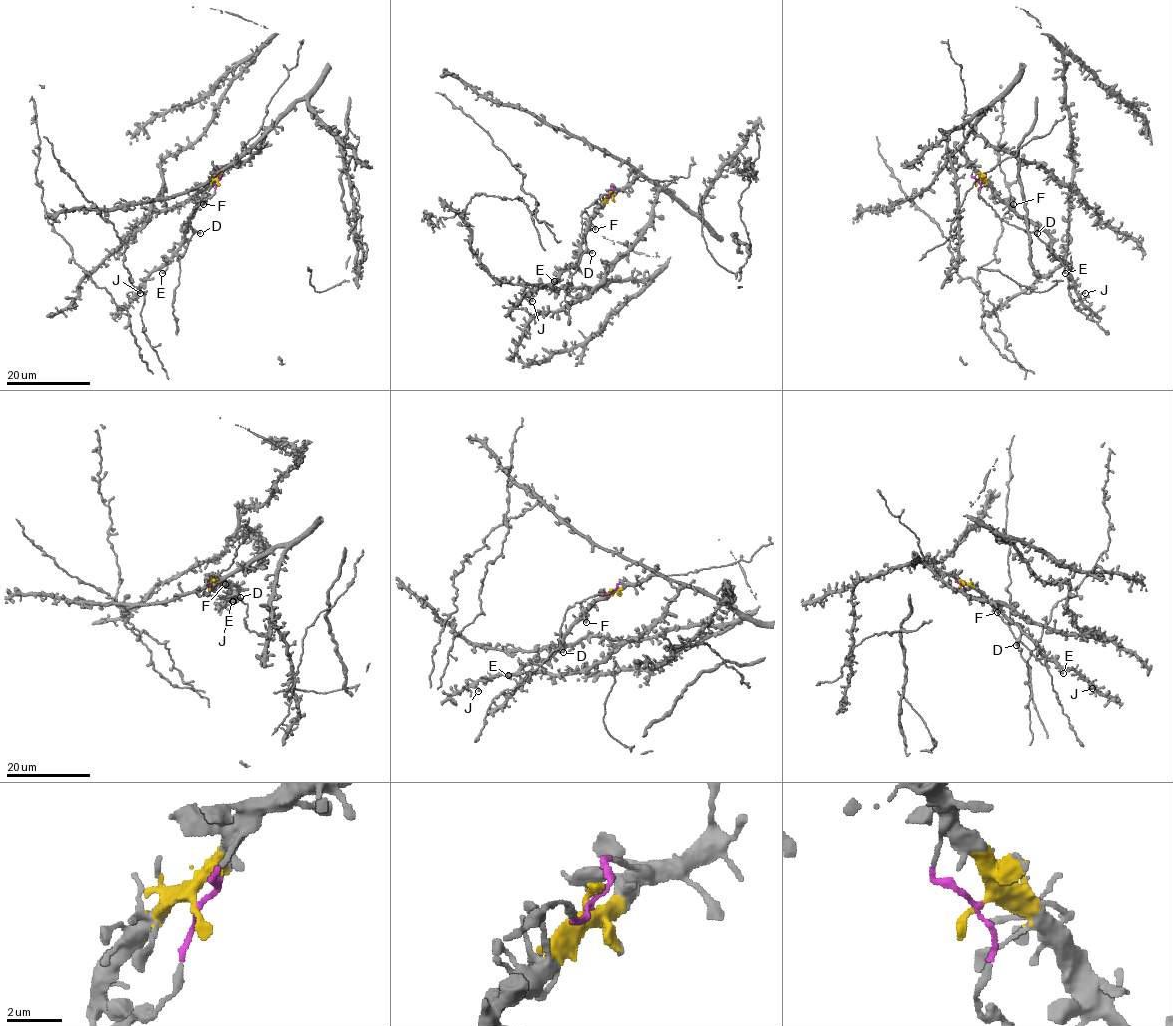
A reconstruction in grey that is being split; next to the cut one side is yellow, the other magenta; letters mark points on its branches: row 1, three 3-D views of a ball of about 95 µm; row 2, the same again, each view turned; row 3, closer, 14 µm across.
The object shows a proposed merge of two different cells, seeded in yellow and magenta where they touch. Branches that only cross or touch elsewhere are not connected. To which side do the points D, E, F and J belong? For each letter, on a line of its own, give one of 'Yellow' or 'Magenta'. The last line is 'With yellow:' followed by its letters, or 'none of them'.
D: Magenta
E: Yellow
F: Yellow
J: Yellow
With yellow: E, F, J

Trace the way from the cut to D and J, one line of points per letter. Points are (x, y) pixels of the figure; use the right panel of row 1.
D: (979, 180), (981, 190), (978, 194), (1003, 220), (1037, 233)
J: (979, 180), (983, 180), (1019, 214), (1029, 218), (1048, 235), (1050, 251), (1067, 267), (1079, 293), (1085, 293)

